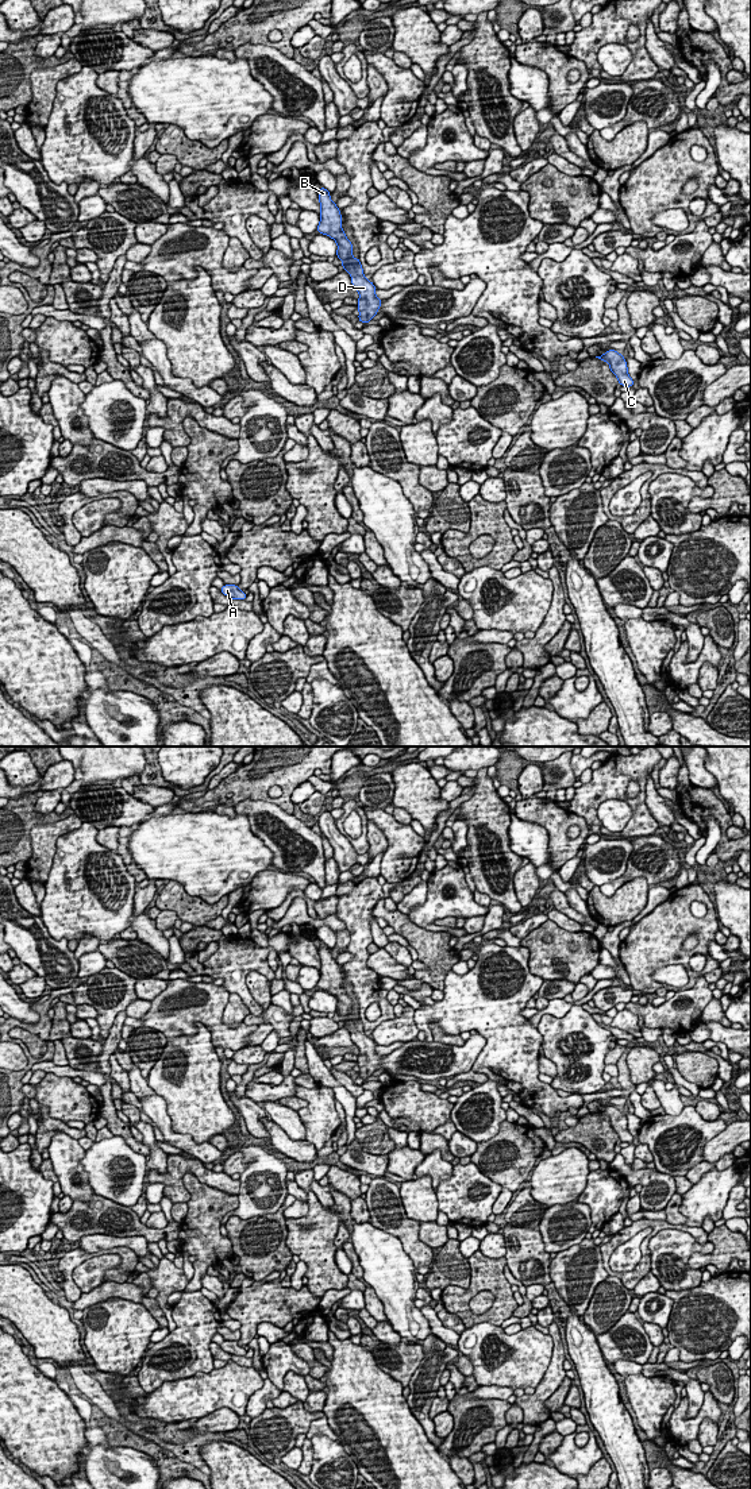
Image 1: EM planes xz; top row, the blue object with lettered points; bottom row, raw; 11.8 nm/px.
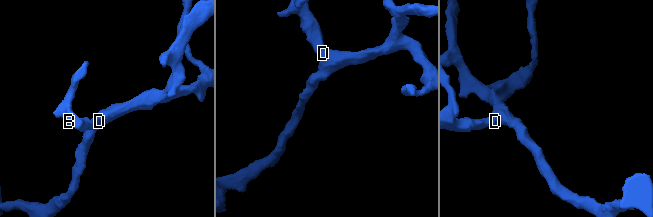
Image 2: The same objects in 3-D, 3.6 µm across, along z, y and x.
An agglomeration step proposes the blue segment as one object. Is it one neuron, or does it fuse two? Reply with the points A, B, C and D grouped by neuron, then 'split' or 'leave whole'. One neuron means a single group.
A B C D | leave whole

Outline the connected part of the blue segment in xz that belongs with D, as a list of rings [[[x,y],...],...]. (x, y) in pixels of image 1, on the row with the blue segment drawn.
[[[321,186],[317,194],[320,201],[320,223],[316,231],[328,235],[336,242],[336,256],[343,262],[342,269],[351,275],[351,283],[359,293],[357,304],[359,310],[358,321],[366,324],[377,315],[382,300],[376,297],[377,288],[373,282],[365,278],[359,258],[353,258],[353,244],[342,229],[340,209],[332,202],[326,188]]]

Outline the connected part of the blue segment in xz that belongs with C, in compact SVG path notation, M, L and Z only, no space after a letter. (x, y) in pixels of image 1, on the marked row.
M608 350L604 355L596 356L601 362L609 363L611 371L617 377L621 386L633 386L633 379L628 375L627 360L615 350Z

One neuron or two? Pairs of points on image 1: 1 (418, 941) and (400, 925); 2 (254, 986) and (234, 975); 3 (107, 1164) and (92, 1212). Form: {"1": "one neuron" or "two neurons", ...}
{"1": "one neuron", "2": "two neurons", "3": "two neurons"}

